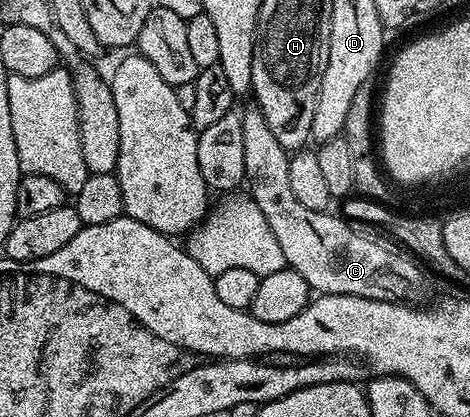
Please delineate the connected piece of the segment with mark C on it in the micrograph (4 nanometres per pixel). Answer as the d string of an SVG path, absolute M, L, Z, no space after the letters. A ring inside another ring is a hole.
M249 105L248 111L240 114L242 120L242 156L246 160L246 172L244 180L246 183L247 197L258 204L262 216L266 216L266 224L270 224L270 232L278 239L282 248L287 269L296 270L302 280L317 295L341 294L342 296L362 296L370 300L382 300L383 302L403 302L405 304L415 303L416 298L424 294L424 274L421 263L405 252L391 240L381 240L379 237L367 238L355 225L349 224L343 217L335 218L328 210L315 210L306 208L294 197L294 191L290 188L290 157L289 151L278 144L274 137L274 131L270 124L266 124L266 116L262 116L259 106Z

